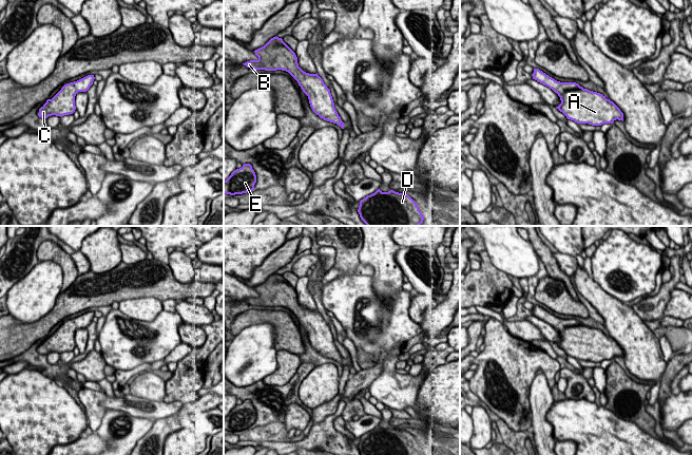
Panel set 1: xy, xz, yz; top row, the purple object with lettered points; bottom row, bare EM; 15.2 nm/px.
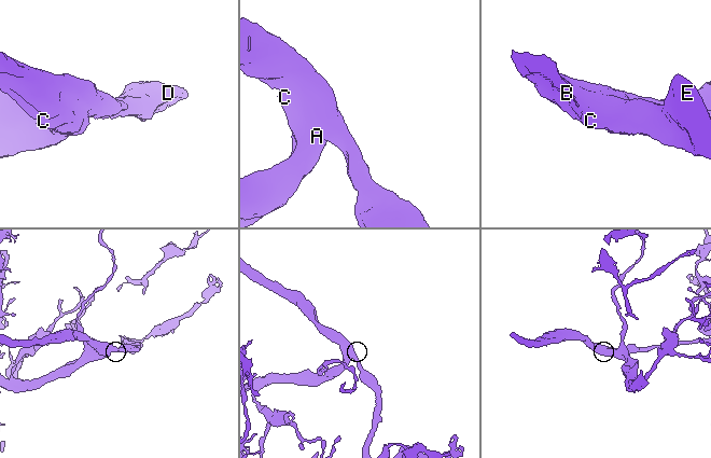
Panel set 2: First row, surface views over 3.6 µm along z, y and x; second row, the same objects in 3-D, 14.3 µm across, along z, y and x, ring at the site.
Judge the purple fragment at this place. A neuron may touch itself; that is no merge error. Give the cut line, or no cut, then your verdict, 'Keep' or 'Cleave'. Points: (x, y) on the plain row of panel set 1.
No split. Keep

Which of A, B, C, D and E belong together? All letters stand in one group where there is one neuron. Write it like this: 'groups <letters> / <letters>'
groups A B C D E

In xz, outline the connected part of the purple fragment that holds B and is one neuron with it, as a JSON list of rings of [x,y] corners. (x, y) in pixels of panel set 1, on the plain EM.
[[[276,272],[271,274],[254,289],[258,296],[247,298],[243,300],[244,302],[255,306],[288,308],[308,333],[312,347],[324,357],[337,360],[344,365],[344,359],[334,344],[330,326],[318,309],[309,310],[299,303],[295,289],[282,274]]]

